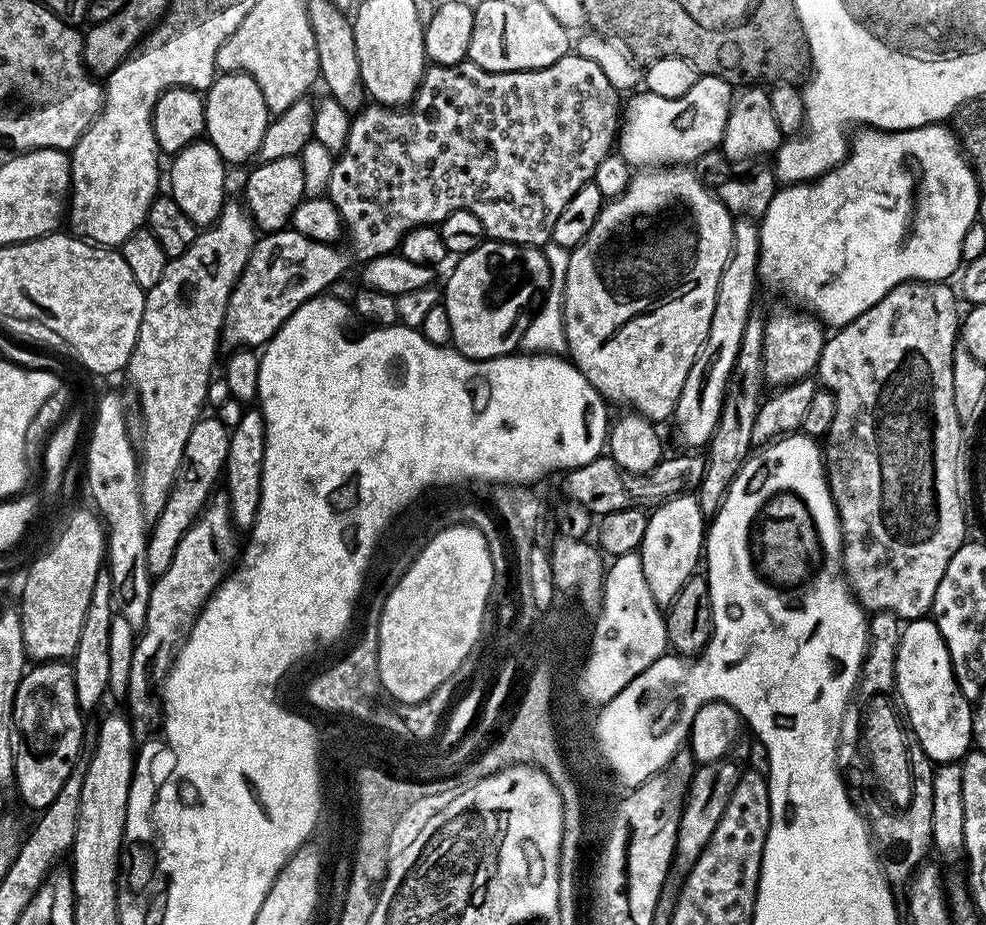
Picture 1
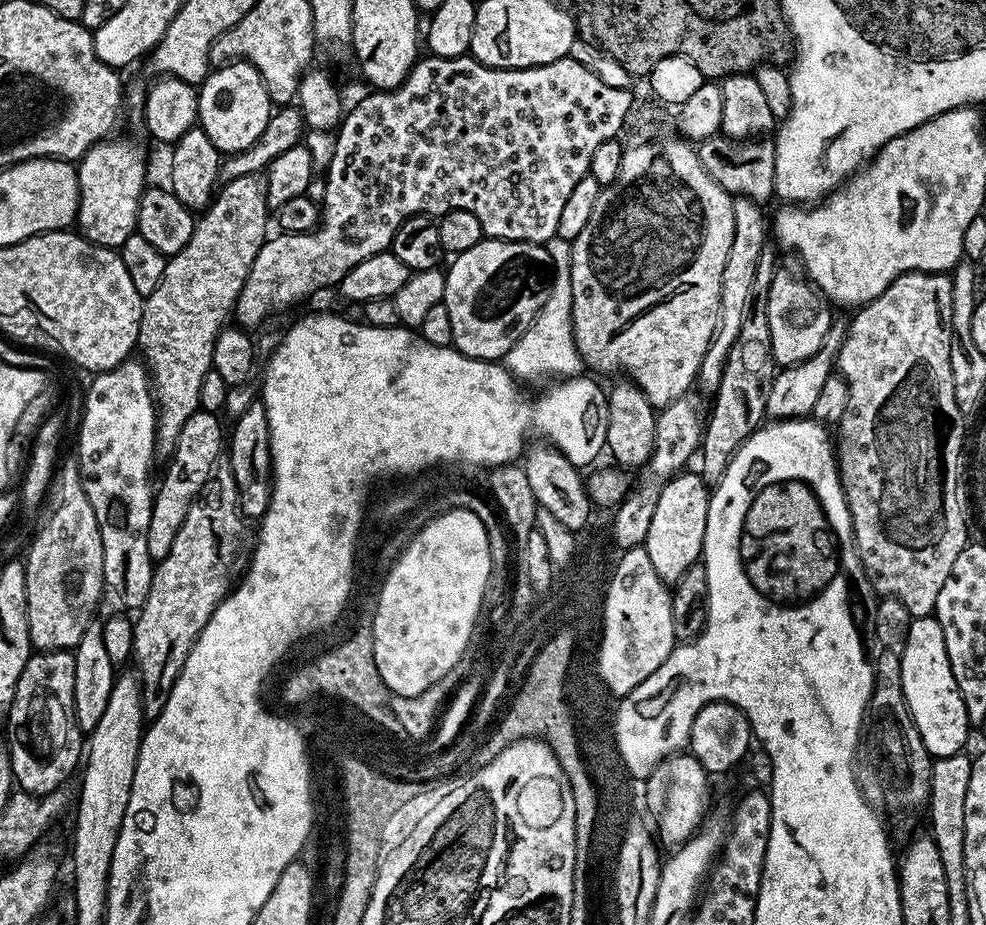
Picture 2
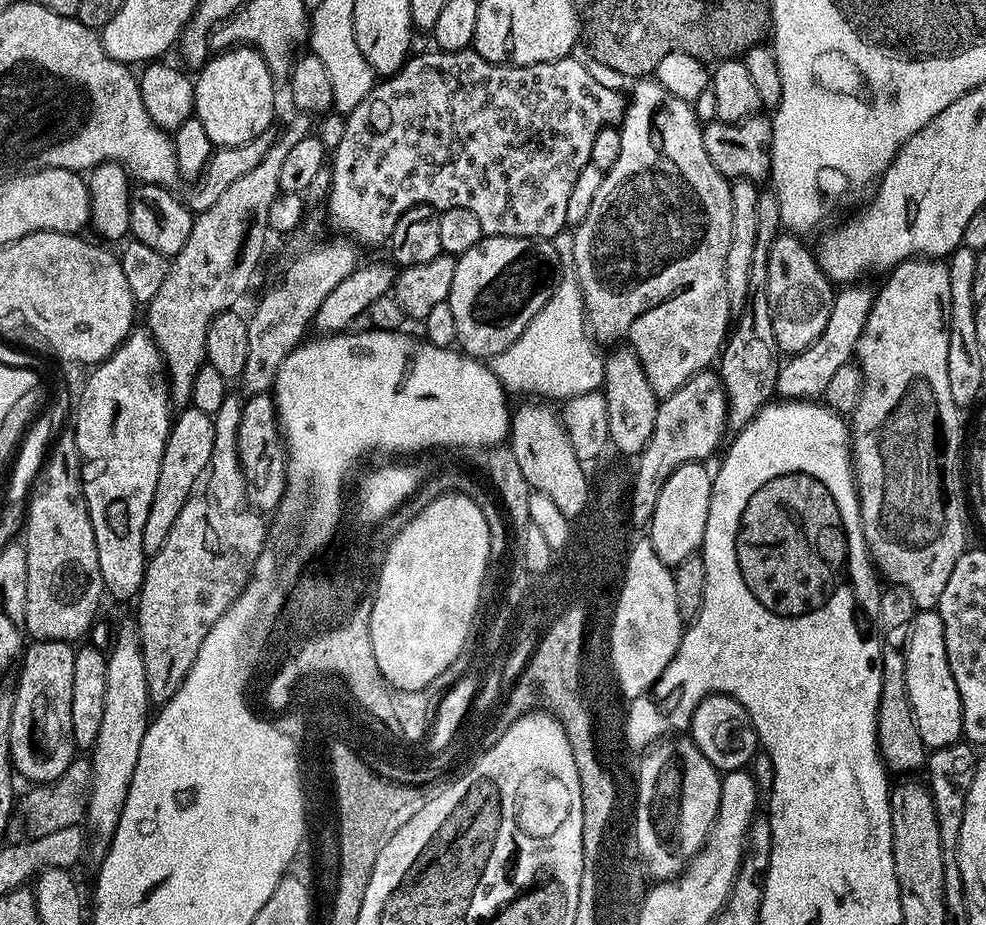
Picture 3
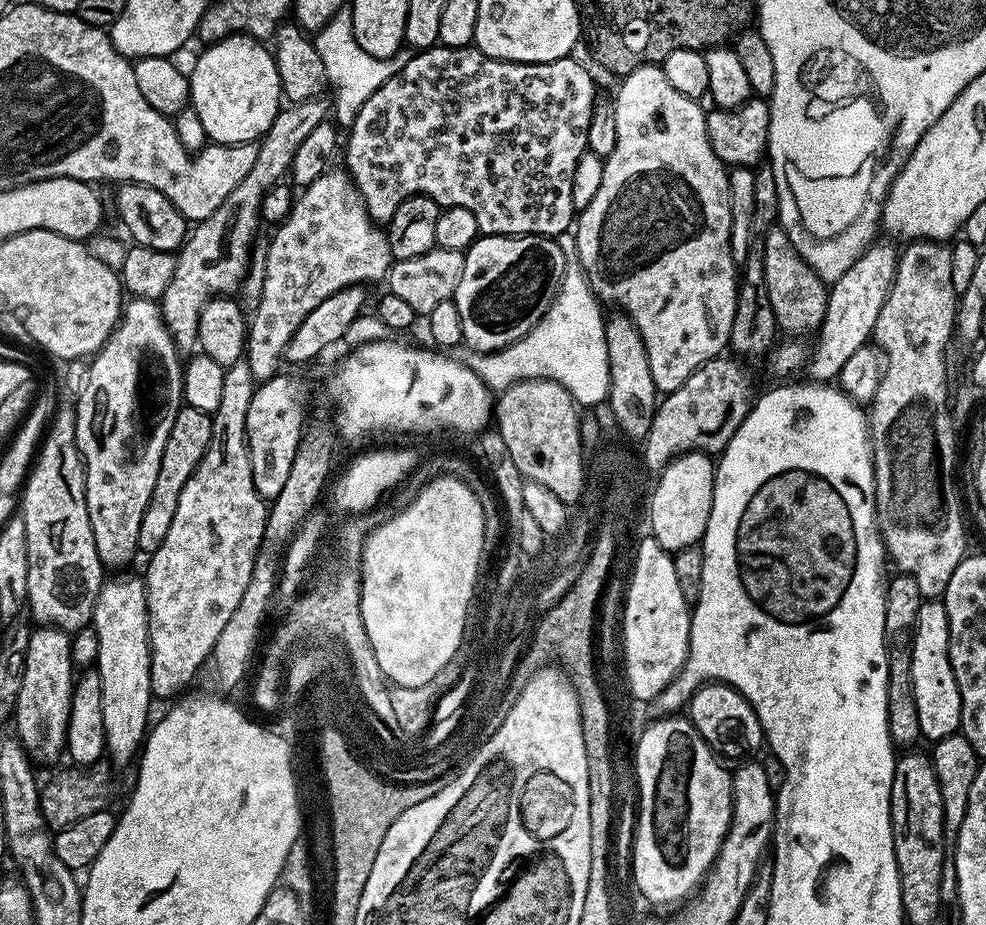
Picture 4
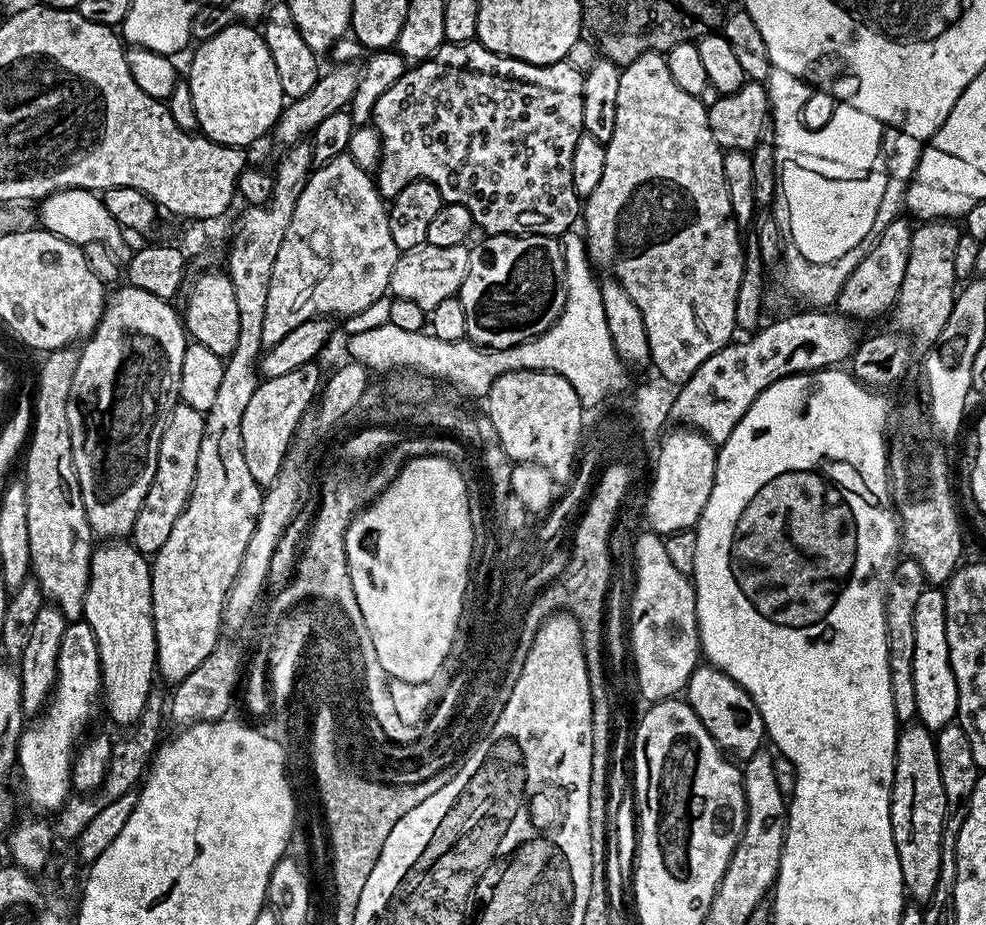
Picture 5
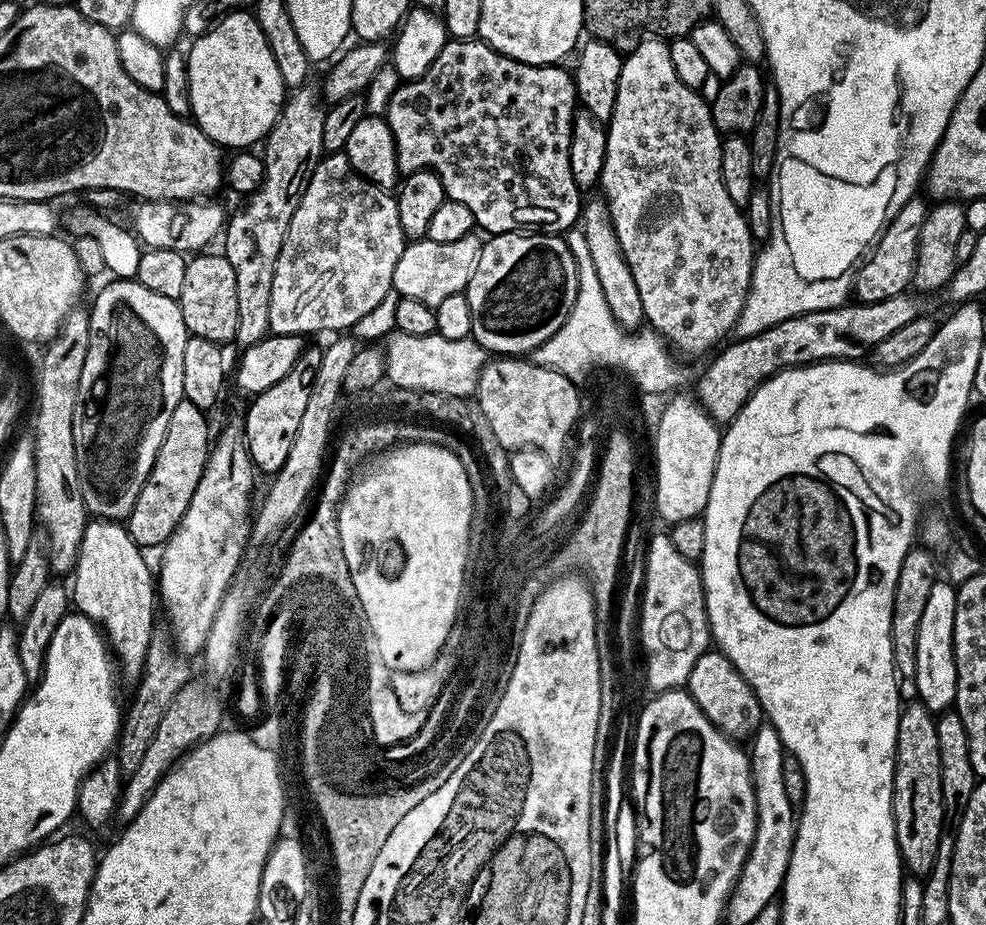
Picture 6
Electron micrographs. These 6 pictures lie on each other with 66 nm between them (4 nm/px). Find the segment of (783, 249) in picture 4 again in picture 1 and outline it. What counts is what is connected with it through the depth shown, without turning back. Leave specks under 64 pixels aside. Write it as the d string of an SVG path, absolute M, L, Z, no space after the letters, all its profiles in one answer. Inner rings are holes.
M796 306L787 307L778 309L772 317L769 315L764 325L762 371L765 381L772 386L792 384L796 380L811 377L820 361L826 339L825 325L815 316L802 314L801 309Z

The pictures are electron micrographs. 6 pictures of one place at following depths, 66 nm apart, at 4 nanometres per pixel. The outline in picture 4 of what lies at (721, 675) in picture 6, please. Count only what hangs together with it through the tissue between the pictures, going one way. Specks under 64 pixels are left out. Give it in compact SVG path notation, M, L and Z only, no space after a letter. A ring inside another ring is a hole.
M705 682L693 694L686 705L687 719L692 721L698 734L712 748L717 756L725 761L743 762L757 755L756 751L765 747L764 731L758 722L758 714L746 702L746 698L738 690L728 684ZM728 759L728 760L727 760Z

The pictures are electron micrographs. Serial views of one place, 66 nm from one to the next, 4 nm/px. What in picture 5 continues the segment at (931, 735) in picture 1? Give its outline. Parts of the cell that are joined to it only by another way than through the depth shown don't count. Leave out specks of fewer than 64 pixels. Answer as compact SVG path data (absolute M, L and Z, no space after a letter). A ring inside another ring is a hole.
M925 587L914 618L914 694L916 715L925 728L939 730L956 720L958 686L946 642L946 598L939 587Z

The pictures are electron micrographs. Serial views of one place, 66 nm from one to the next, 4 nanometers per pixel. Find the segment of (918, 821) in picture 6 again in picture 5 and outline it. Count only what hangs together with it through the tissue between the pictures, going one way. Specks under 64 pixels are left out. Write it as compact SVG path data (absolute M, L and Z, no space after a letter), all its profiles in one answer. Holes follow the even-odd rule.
M908 722L897 731L896 734L896 765L894 766L894 782L892 783L892 801L890 802L890 826L892 827L892 837L894 846L898 854L898 866L902 870L902 882L904 891L909 897L912 896L917 905L927 905L934 894L934 886L938 886L938 869L942 866L942 830L944 829L944 820L948 817L948 803L946 802L946 790L942 790L942 770L938 770L938 754L936 753L936 738L931 728L925 728L919 722Z

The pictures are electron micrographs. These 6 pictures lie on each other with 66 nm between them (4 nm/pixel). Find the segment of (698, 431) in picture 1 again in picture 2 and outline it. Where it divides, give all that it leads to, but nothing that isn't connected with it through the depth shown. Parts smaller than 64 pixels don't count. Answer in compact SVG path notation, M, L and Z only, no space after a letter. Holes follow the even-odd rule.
M737 196L732 201L732 209L734 210L734 242L730 242L730 254L726 254L726 266L722 270L720 321L695 378L698 388L700 384L699 391L708 392L707 394L714 394L718 390L718 382L722 382L722 366L726 366L726 354L730 354L730 346L734 346L734 338L738 338L742 318L746 318L746 302L750 302L754 273L758 271L758 258L762 258L762 250L770 238L770 226L769 223L767 226L764 222L765 209L761 205L745 196Z

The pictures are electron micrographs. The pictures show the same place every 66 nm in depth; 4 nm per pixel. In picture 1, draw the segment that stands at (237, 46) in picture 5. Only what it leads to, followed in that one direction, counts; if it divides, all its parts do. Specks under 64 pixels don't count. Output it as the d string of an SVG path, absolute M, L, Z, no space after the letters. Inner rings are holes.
M245 72L217 75L204 96L204 113L206 139L229 165L244 164L255 157L268 129L270 113L262 98L262 90L258 90L258 82L254 82L254 78L250 78Z

